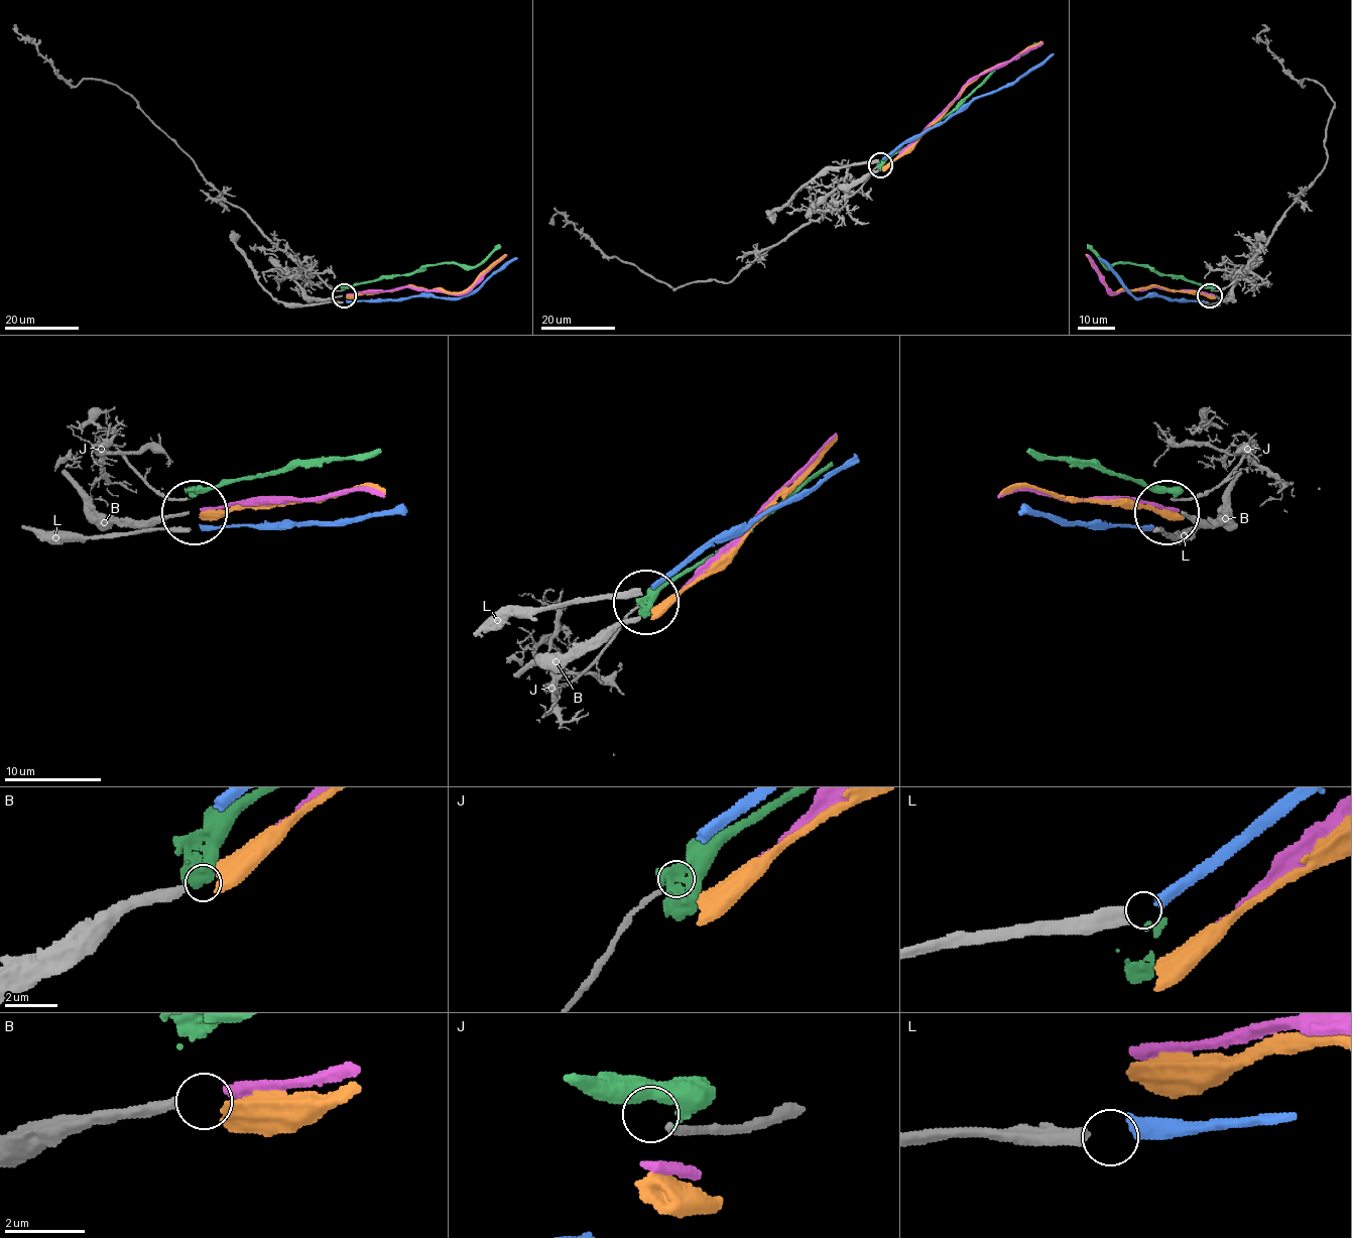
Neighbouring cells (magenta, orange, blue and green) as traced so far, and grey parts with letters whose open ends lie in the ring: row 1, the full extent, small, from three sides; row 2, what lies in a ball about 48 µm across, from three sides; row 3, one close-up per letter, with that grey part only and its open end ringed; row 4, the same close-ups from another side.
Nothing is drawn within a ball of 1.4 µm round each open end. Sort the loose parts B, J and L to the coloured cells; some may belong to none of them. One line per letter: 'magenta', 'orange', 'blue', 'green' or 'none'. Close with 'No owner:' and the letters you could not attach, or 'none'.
B: magenta
J: none
L: blue
No owner: J

